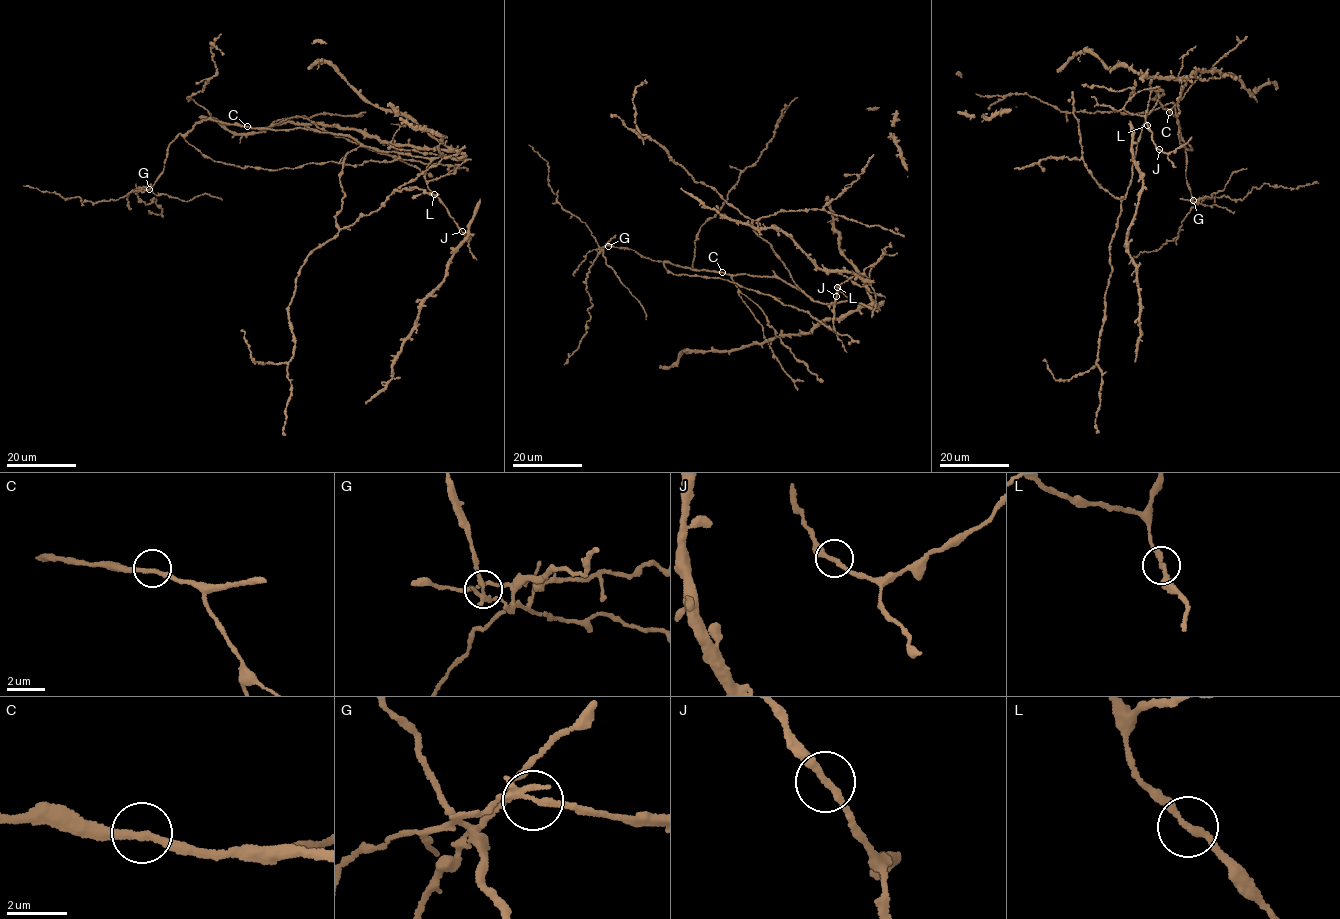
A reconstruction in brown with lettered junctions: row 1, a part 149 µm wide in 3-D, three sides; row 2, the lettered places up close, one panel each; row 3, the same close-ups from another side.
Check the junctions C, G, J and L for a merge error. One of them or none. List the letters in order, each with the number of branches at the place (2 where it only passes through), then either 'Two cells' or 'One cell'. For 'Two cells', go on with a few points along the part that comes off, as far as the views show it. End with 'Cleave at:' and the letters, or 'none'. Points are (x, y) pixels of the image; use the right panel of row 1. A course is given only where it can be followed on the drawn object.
C: Branches: 2. One cell
G: Branches: 2. Two cells. Course of the part to remove: (1193, 200), (1198, 203), (1183, 218), (1177, 237), (1156, 250), (1140, 252), (1130, 259)
J: Branches: 2. One cell
L: Branches: 2. One cell
Cleave at: G

